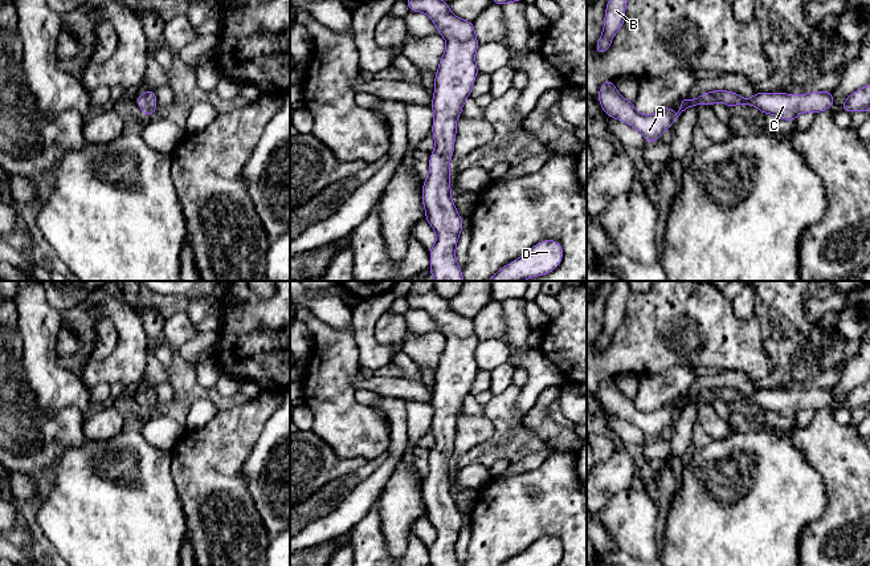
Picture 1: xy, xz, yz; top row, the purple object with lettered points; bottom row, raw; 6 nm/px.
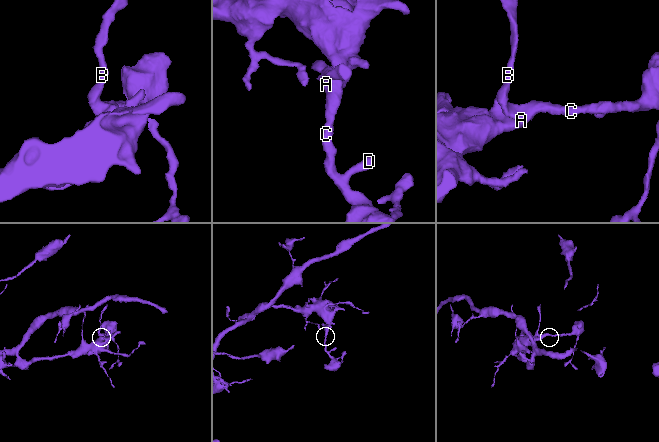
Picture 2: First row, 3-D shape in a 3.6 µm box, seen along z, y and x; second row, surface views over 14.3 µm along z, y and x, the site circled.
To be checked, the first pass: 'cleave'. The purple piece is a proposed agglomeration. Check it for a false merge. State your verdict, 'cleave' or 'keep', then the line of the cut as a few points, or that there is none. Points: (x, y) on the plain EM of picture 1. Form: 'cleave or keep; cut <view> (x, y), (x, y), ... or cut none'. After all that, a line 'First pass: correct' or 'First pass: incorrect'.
keep; cut none
First pass: incorrect

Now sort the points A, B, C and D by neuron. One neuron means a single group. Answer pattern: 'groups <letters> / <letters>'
groups A B C D

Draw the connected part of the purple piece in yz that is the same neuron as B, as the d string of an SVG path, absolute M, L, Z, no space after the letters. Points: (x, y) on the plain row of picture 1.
M613 281L613 293L608 297L601 334L595 341L599 351L604 351L612 341L614 331L625 319L625 305L630 293L629 281Z

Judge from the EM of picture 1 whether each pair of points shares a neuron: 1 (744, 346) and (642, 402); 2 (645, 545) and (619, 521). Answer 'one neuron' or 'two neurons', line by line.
1: two neurons
2: one neuron

